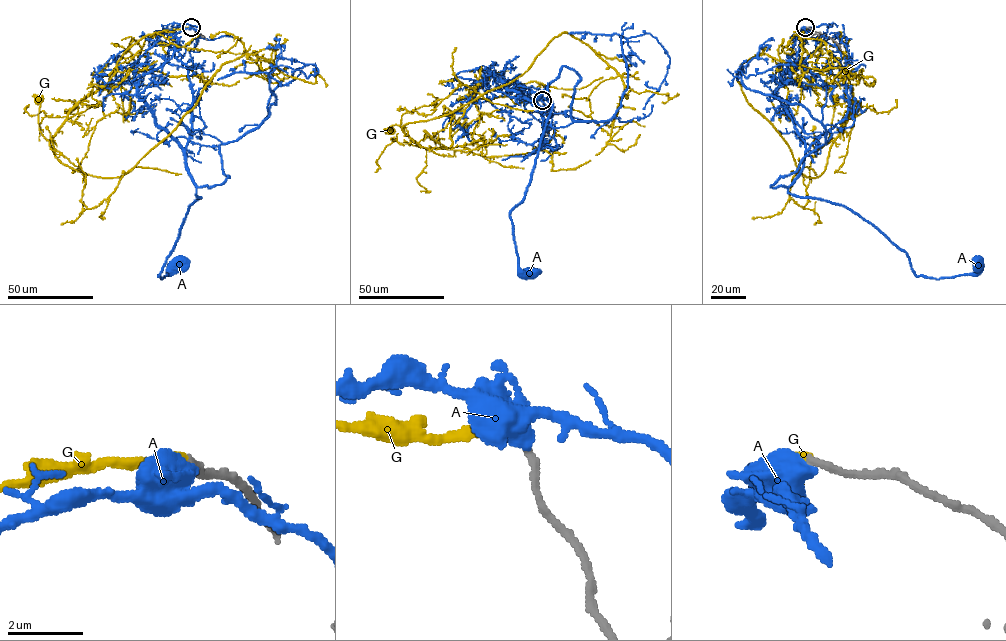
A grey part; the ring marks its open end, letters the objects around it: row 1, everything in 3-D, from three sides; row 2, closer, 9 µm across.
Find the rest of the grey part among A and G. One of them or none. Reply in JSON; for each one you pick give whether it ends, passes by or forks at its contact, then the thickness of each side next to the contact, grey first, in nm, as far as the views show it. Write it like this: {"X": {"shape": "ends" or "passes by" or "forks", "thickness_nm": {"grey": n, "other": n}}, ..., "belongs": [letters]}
{"G": {"shape": "ends", "thickness_nm": {"grey": 200, "other": 200}}, "belongs": ["G"]}

